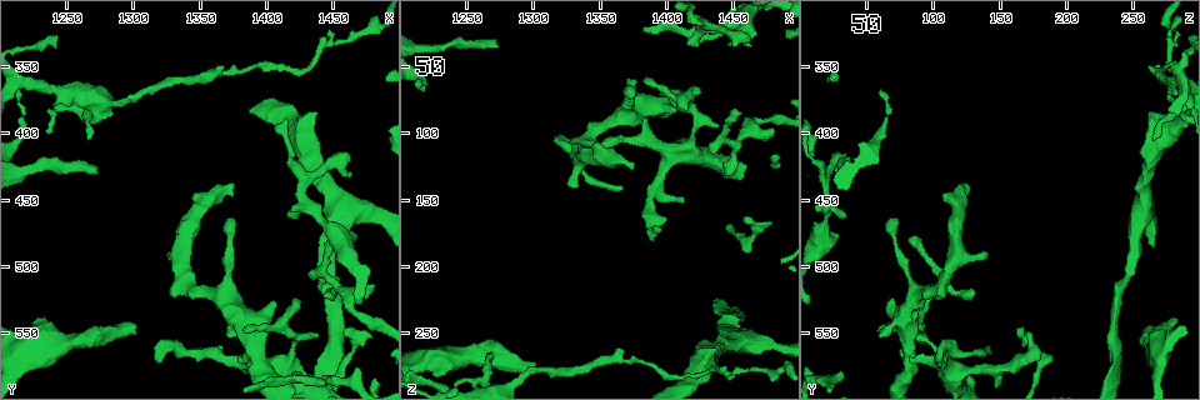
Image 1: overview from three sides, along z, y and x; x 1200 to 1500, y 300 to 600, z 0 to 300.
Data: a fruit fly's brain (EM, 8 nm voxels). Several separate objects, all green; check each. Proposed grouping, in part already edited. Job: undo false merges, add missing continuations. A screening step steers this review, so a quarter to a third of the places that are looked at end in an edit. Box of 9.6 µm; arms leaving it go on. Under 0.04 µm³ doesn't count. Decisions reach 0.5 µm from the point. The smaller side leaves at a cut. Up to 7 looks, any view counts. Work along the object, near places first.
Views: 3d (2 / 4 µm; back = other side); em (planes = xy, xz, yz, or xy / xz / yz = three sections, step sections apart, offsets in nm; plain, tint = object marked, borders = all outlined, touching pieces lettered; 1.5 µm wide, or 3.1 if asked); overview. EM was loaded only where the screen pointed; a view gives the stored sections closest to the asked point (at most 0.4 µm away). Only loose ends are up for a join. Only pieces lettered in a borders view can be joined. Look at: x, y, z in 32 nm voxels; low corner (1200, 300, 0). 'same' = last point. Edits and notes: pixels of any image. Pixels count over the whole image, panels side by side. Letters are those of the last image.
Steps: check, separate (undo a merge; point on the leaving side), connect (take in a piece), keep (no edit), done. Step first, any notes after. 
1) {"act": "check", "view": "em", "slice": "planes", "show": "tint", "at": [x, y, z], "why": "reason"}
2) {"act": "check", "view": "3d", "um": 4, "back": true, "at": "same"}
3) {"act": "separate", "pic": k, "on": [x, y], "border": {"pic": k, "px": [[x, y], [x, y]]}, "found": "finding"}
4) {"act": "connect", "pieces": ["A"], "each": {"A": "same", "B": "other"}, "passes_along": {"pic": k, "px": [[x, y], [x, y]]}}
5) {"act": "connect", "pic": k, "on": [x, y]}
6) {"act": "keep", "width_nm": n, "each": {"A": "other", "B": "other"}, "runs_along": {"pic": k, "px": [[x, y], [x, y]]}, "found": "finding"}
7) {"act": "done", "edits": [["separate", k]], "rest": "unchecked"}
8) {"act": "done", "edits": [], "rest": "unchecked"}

{"act": "check", "view": "em", "slice": "xz", "step": 8, "show": "tint", "at": [1276, 430, 36], "why": "free end"}

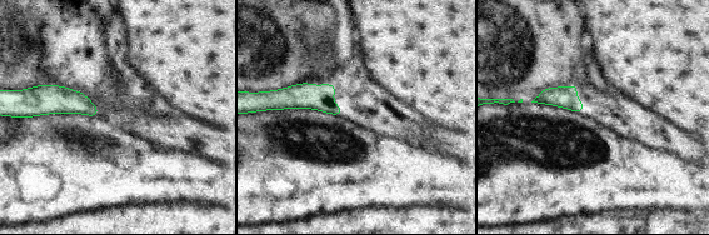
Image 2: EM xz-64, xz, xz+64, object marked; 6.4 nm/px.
{"act": "check", "view": "em", "slice": "yz", "step": 4, "show": "tint", "at": "same", "why": "cut it another way"}

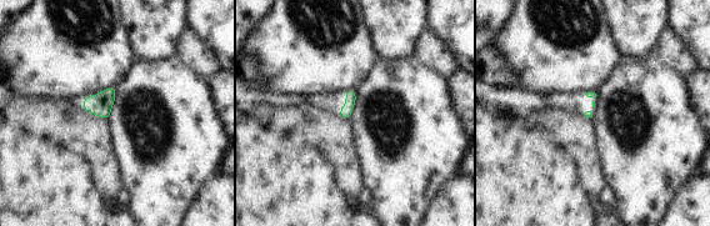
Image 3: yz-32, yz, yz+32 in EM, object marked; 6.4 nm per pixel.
{"act": "check", "view": "em", "slice": "yz", "step": 4, "show": "borders", "at": "same"}

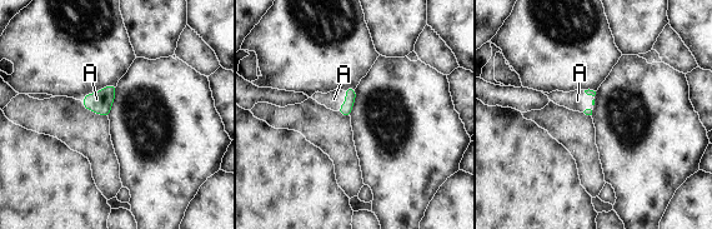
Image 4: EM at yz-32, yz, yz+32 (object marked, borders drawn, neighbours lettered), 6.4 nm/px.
{"act": "connect", "pieces": ["A"], "longest_contact_nm": ["A", 140], "each": {"A": "same"}, "passes_along": {"pic": 4, "px": [[345, 109], [346, 100], [334, 99]]}, "found": "it goes on there"}

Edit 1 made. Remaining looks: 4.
{"act": "check", "view": "em", "slice": "planes", "show": "borders", "at": [1416, 460, 32]}

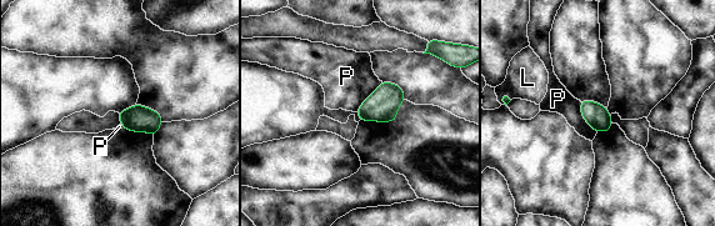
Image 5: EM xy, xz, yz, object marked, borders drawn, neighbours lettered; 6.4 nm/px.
{"act": "keep", "width_nm": 160, "each": {"L": "other", "P": "other"}, "border": {"pic": 5, "px": [[381, 81], [355, 111]]}, "found": "none of them fits"}

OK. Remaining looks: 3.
{"act": "check", "view": "em", "slice": "planes", "show": "borders", "at": [1304, 544, 274], "why": "an open end"}

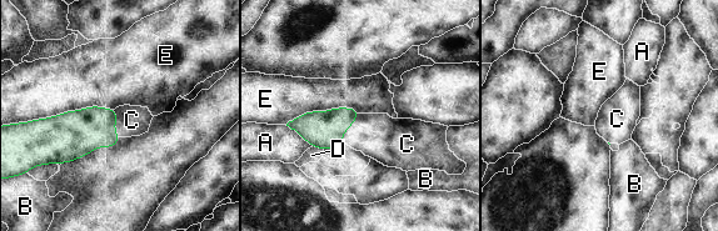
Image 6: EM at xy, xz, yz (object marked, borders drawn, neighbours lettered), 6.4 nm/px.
{"act": "connect", "pieces": ["C"], "each": {"A": "other", "B": "other", "C": "same", "D": "other", "E": "other"}, "passes_along": {"pic": 6, "px": [[324, 130], [348, 127], [379, 136]]}, "found": "it goes on there"}

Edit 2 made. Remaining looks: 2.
{"act": "done", "edits": [["connect", 4], ["connect", 6]], "rest": "unchecked"}

